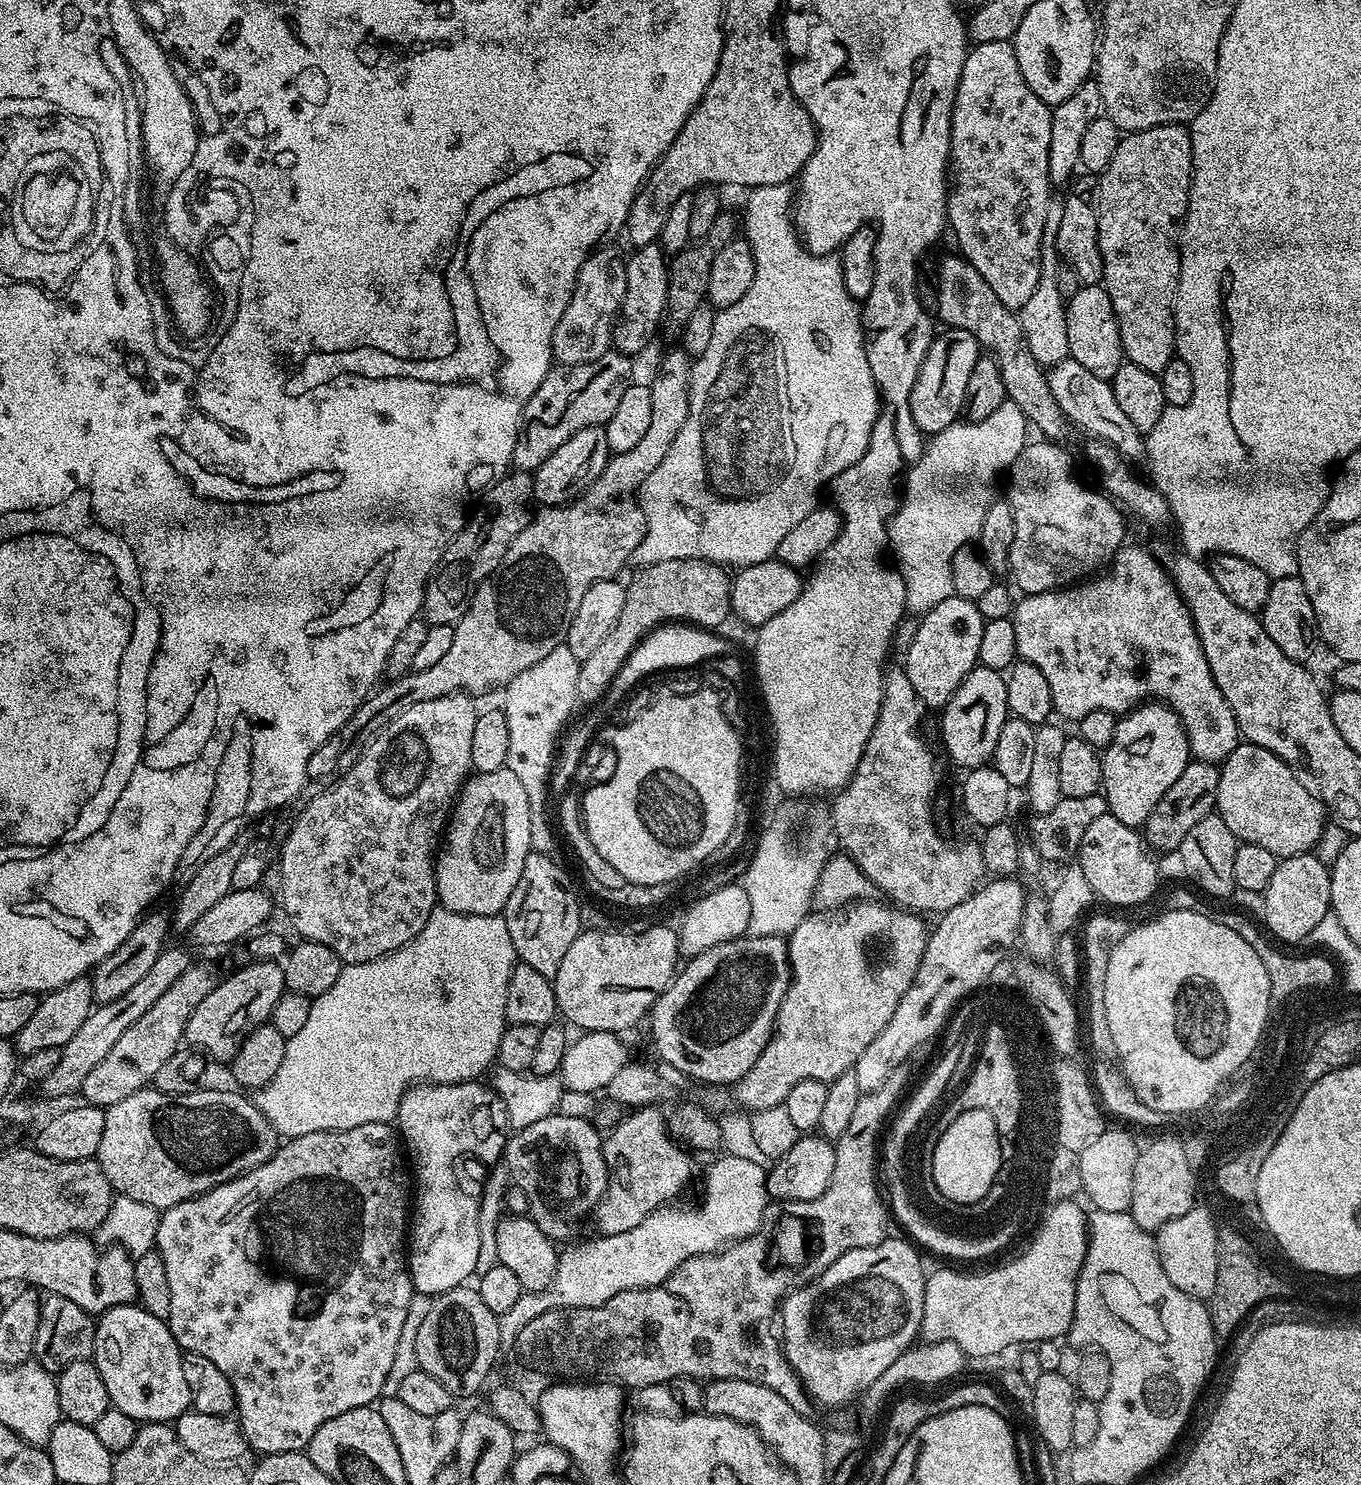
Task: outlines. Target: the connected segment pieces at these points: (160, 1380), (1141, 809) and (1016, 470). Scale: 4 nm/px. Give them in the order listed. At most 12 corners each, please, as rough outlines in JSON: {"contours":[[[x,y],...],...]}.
{"contours":[[[99,1313],[94,1363],[111,1407],[175,1422],[192,1395],[165,1321]],[[1163,702],[1119,717],[1103,749],[1107,815],[1140,830],[1190,762]],[[1047,438],[1010,469],[1008,572],[1029,596],[1091,577],[1125,513]]]}

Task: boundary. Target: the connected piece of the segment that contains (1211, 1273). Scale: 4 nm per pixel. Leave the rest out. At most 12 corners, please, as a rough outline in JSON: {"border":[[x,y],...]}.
{"border":[[1204,1206],[1154,1233],[1166,1278],[1211,1301],[1218,1272]]}

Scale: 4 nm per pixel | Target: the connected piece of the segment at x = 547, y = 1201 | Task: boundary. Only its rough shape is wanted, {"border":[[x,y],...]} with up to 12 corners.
{"border":[[557,1112],[513,1131],[502,1162],[546,1236],[606,1193],[599,1129]]}

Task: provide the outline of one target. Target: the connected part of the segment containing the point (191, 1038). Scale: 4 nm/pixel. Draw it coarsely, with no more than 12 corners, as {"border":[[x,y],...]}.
{"border":[[257,959],[217,982],[184,1040],[231,1061],[271,1021],[283,963]]}

